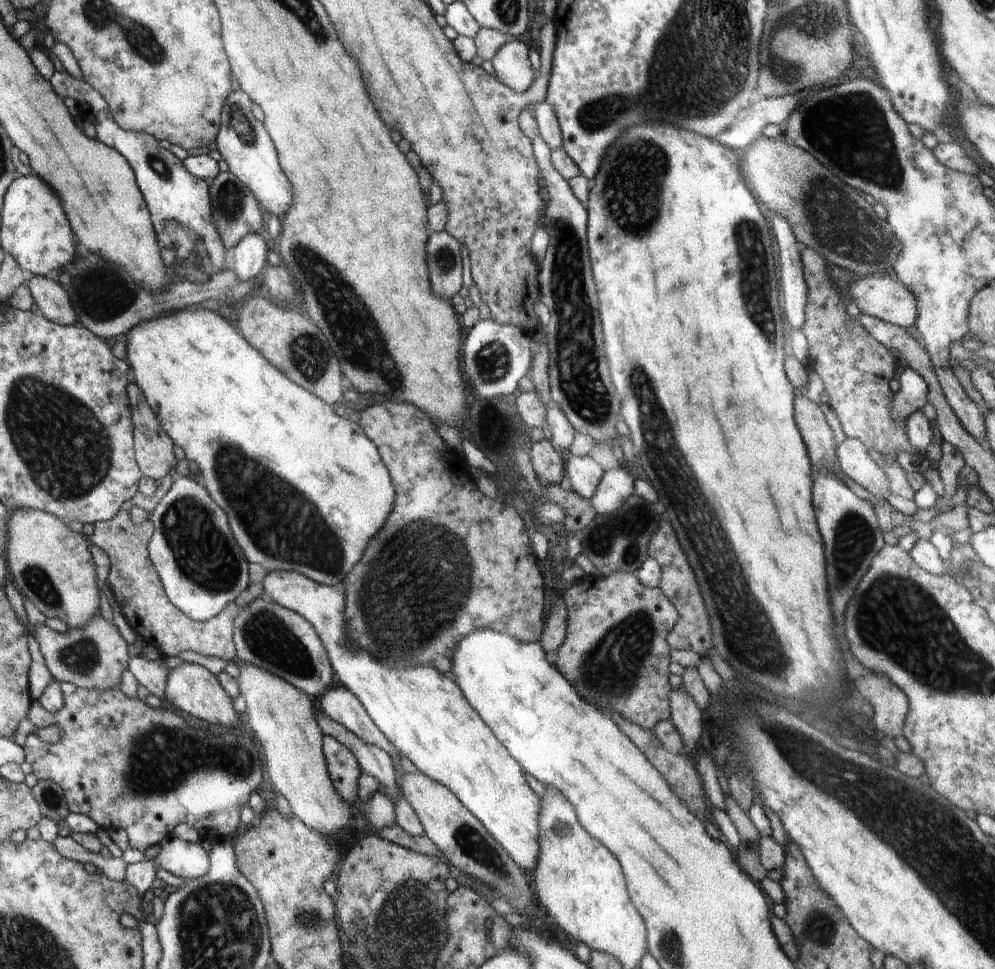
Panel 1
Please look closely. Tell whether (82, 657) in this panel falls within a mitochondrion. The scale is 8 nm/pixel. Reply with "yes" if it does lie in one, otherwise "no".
yes

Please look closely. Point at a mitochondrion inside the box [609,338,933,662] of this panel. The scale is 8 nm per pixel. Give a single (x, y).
(854, 537)

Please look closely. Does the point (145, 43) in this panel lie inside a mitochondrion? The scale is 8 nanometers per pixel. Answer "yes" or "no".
yes

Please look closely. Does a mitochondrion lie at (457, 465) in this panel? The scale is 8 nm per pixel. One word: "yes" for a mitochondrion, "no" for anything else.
no

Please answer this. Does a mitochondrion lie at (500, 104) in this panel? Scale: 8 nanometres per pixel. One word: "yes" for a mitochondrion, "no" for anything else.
no

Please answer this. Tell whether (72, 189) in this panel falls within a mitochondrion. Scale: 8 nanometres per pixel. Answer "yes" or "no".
no

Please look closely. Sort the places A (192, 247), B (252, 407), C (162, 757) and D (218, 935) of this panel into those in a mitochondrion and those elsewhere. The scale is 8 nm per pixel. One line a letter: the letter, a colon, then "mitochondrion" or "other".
A: mitochondrion
B: other
C: mitochondrion
D: mitochondrion

